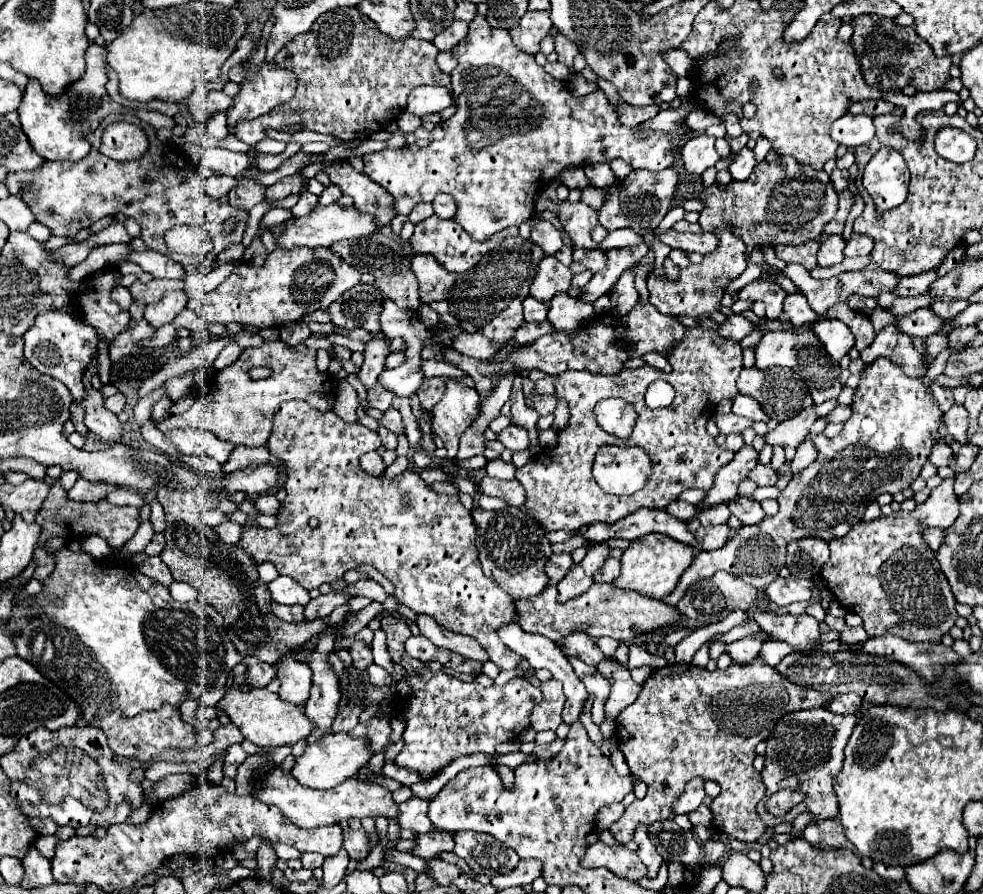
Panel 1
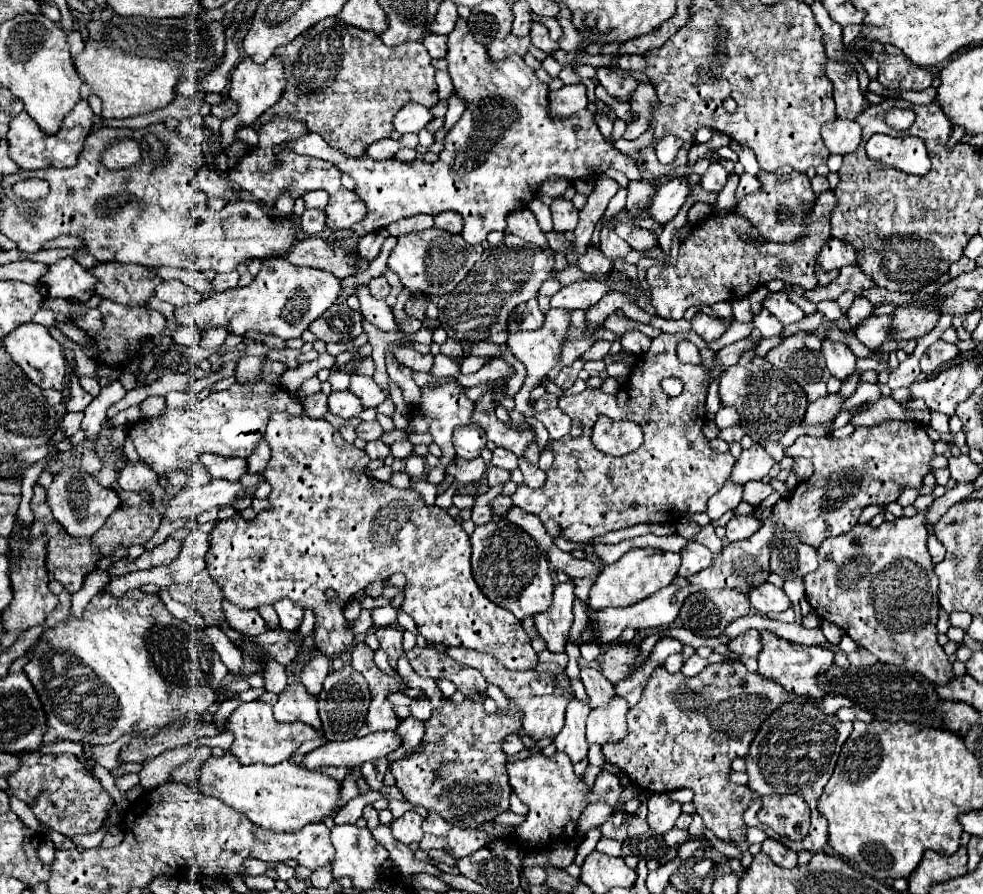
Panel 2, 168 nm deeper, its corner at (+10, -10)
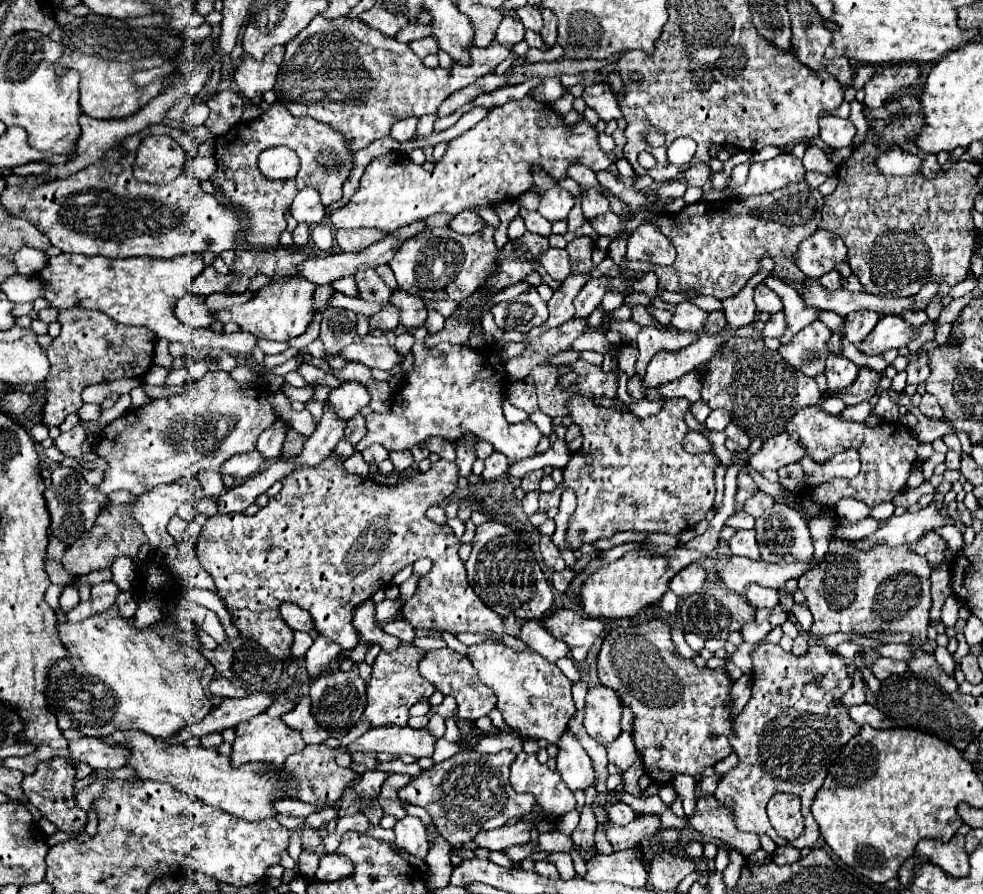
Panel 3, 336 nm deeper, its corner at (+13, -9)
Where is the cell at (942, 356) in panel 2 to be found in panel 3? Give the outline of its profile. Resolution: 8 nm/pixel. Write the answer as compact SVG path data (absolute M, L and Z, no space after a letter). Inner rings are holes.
M921 353L919 359L915 359L907 365L907 383L915 383L915 385L923 383L929 377L929 371L931 371L929 355Z

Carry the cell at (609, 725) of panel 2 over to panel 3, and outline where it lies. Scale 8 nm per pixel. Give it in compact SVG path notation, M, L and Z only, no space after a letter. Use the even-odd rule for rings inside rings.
M621 731L615 741L605 745L605 751L607 751L609 763L617 765L623 771L627 771L637 761L637 751L635 751L629 731Z

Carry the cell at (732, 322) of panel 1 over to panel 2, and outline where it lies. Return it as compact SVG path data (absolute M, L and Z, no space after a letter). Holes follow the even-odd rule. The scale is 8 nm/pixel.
M696 312L696 316L690 322L692 322L692 330L706 342L718 340L726 332L726 326L722 324L722 320L706 312Z

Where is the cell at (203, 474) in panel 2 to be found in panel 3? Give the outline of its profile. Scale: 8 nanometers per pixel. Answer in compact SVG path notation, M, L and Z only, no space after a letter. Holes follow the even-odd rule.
M201 471L197 475L197 479L199 479L199 483L201 483L201 487L203 487L207 497L215 497L215 495L219 495L223 491L221 473L217 473L217 471L205 471L205 473Z

